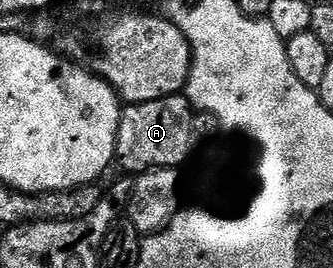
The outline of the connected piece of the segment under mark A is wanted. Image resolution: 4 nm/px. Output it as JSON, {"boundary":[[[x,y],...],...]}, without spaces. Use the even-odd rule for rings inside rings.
{"boundary":[[[183,93],[161,97],[157,101],[145,101],[144,103],[132,103],[124,106],[119,116],[119,128],[115,142],[115,158],[118,166],[123,166],[127,171],[135,171],[134,173],[156,171],[158,167],[182,168],[182,163],[191,155],[191,143],[196,142],[193,133],[195,114],[191,102]]]}

